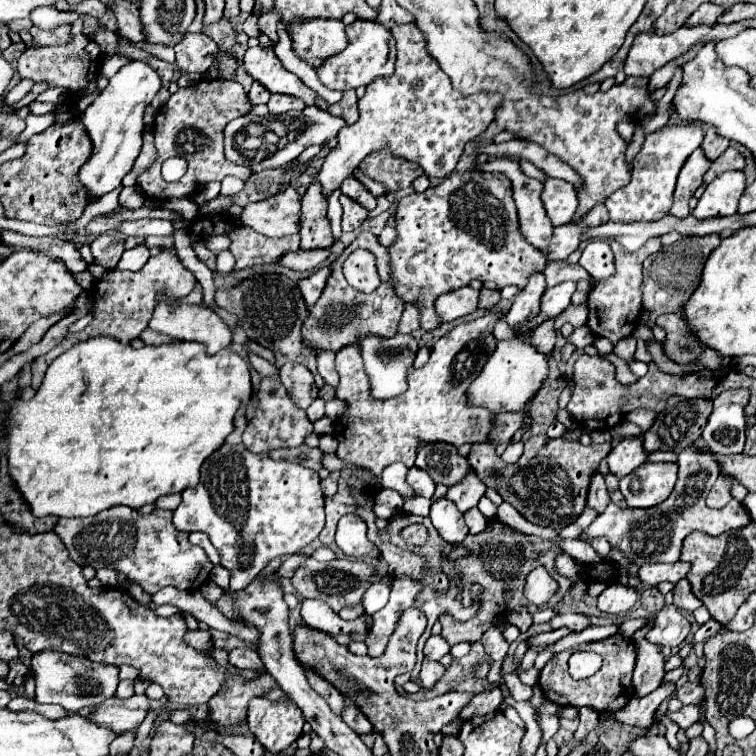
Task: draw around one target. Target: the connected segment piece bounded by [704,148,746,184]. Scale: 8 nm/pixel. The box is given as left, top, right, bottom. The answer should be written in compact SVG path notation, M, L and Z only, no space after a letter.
M728 148L720 158L716 158L712 162L712 166L708 168L708 172L704 174L704 182L710 184L722 172L728 172L728 170L744 170L744 166L746 166L744 156L736 148Z

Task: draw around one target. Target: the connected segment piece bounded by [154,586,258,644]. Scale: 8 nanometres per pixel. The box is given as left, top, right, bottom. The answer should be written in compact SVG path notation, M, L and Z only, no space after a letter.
M166 586L160 592L154 594L154 602L156 604L172 604L176 606L180 612L192 614L198 622L208 624L210 628L222 630L222 632L230 632L240 636L246 642L258 644L258 632L254 628L248 628L242 622L232 622L228 620L216 606L212 606L200 590L178 590L174 586Z

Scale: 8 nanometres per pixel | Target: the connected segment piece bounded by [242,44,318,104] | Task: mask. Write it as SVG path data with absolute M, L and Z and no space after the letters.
M274 44L268 48L254 46L248 48L242 60L244 68L254 80L260 80L270 92L282 92L302 98L306 104L314 104L318 94L308 88L296 74L288 72L274 52Z

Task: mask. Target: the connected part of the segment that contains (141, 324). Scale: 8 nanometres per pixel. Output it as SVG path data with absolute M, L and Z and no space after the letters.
M168 248L160 250L160 254L150 256L150 260L144 264L142 270L138 272L122 272L122 270L108 270L104 274L104 278L100 278L94 286L94 300L92 300L92 314L94 320L78 334L68 334L54 350L50 350L48 354L36 358L32 362L32 388L38 390L42 384L42 378L46 374L46 368L66 350L70 350L74 344L84 342L92 336L112 336L116 338L120 344L130 344L130 340L138 338L140 332L148 326L154 306L156 306L156 292L166 292L172 298L180 298L192 292L192 288L196 286L196 276L192 270L188 270L182 260L170 252Z

